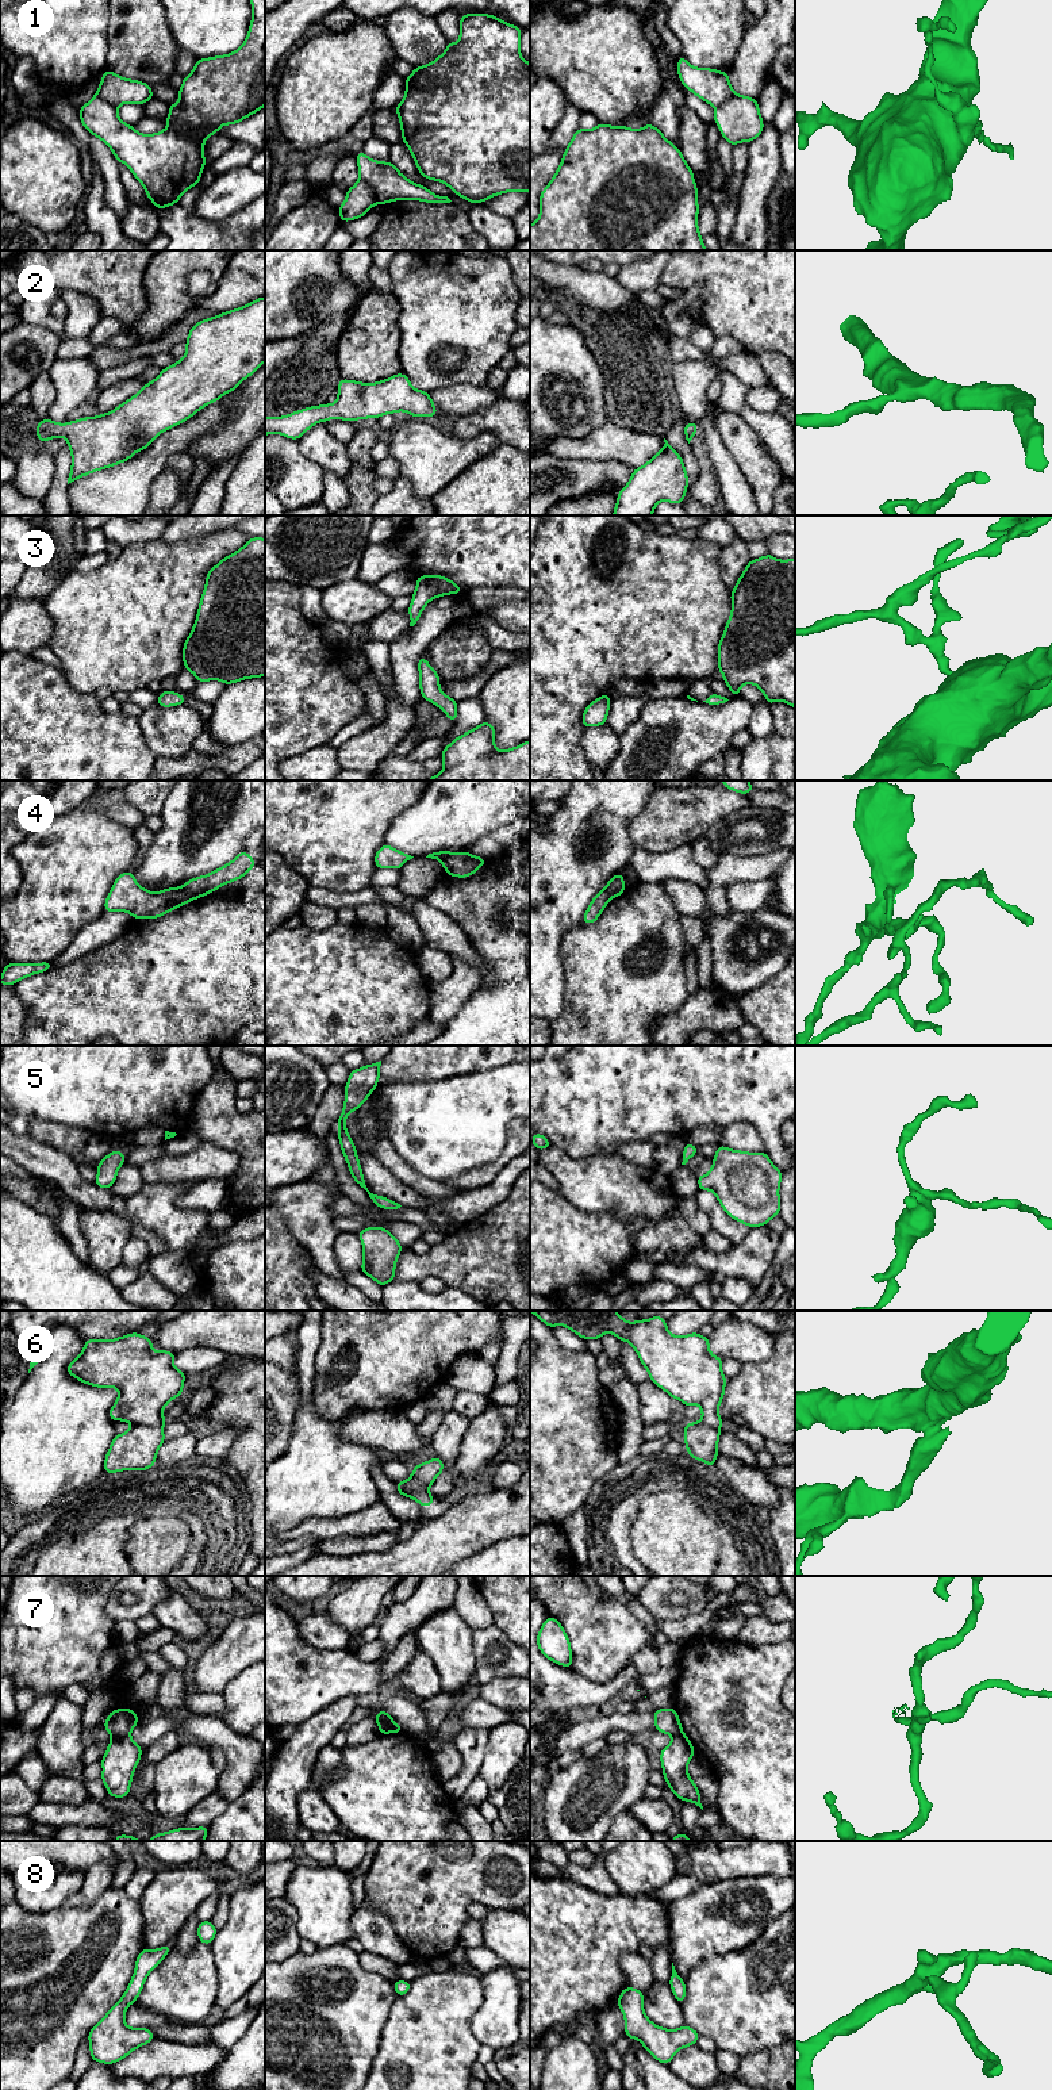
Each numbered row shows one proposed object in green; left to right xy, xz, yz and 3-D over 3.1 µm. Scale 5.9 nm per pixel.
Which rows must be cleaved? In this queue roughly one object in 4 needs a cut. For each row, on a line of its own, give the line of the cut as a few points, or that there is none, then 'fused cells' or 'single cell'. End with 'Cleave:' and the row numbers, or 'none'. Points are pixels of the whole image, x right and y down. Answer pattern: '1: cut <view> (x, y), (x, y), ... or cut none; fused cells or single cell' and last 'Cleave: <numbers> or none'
1: cut xz (360, 176), (371, 186), (380, 202); fused cells
2: cut none; single cell
3: cut none; single cell
4: cut xy (179, 888), (192, 898); fused cells
5: cut none; single cell
6: cut xy (133, 1423), (162, 1426); fused cells
7: cut xy (129, 1734), (111, 1738); fused cells
8: cut none; single cell
Cleave: 1, 4, 6, 7

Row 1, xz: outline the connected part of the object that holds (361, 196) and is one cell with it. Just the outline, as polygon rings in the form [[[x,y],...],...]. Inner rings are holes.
[[[364,179],[346,191],[345,202],[338,207],[341,222],[349,222],[364,216],[375,204],[379,204],[372,185]]]

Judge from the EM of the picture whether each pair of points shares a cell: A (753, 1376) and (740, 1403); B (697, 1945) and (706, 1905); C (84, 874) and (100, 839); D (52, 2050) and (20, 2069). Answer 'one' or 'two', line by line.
A: one
B: one
C: one
D: one

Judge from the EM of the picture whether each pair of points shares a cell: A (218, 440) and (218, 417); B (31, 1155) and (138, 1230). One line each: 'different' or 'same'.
A: different
B: same

